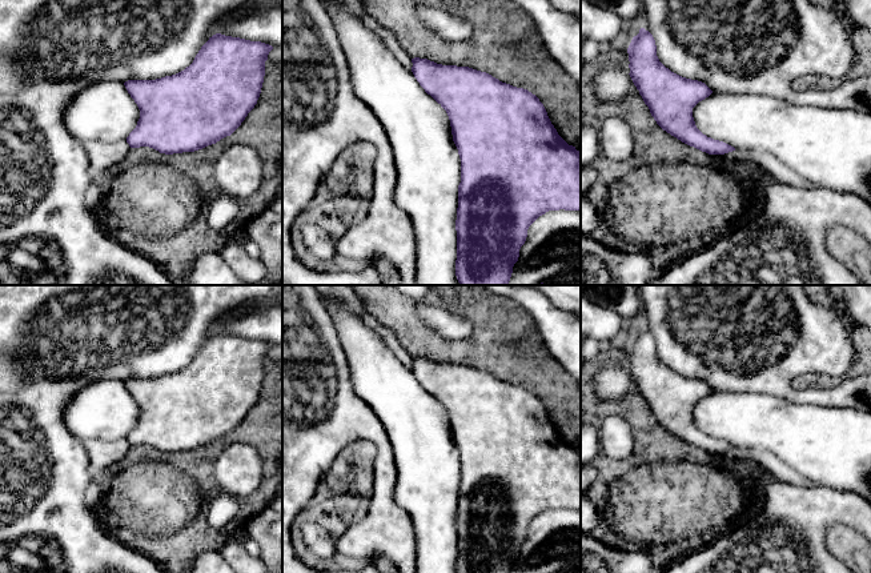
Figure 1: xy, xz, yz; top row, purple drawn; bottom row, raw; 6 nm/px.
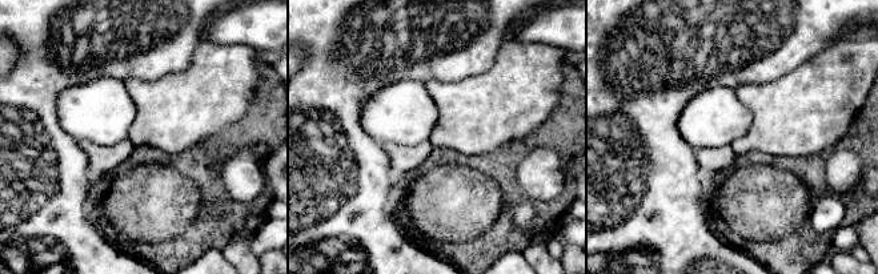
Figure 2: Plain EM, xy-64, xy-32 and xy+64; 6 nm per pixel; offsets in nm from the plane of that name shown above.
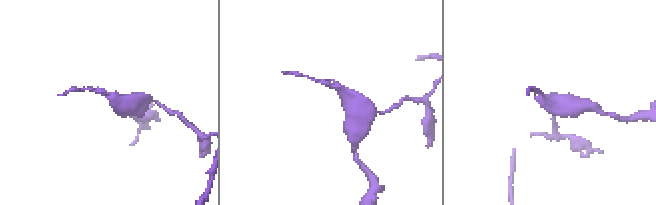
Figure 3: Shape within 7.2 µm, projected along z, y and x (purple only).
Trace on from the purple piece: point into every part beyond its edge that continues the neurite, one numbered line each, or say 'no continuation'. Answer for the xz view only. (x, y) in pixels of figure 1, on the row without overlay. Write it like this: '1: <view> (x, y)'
1: xz (344, 296)

